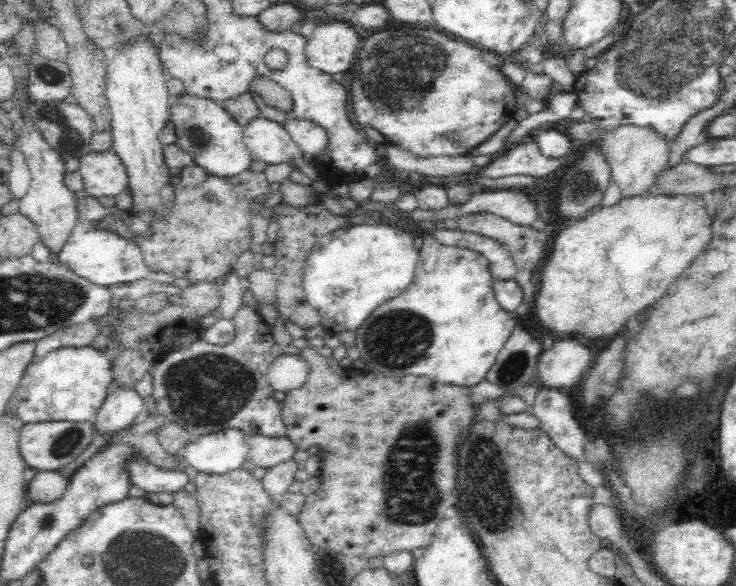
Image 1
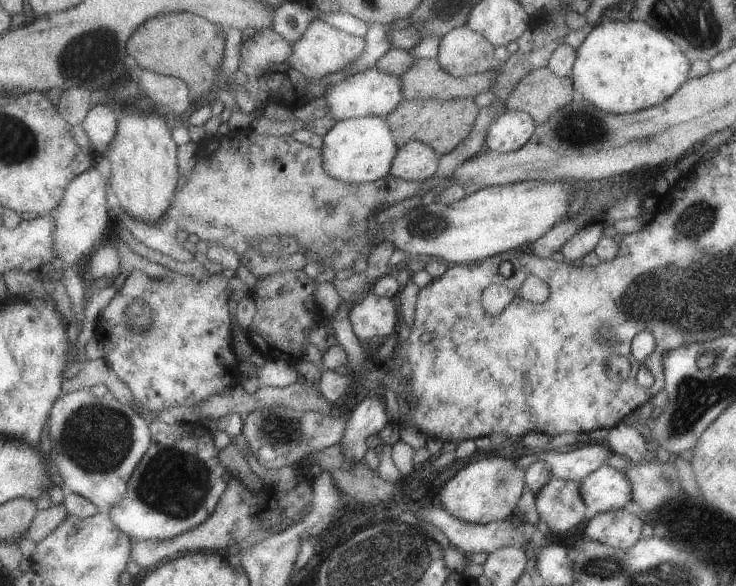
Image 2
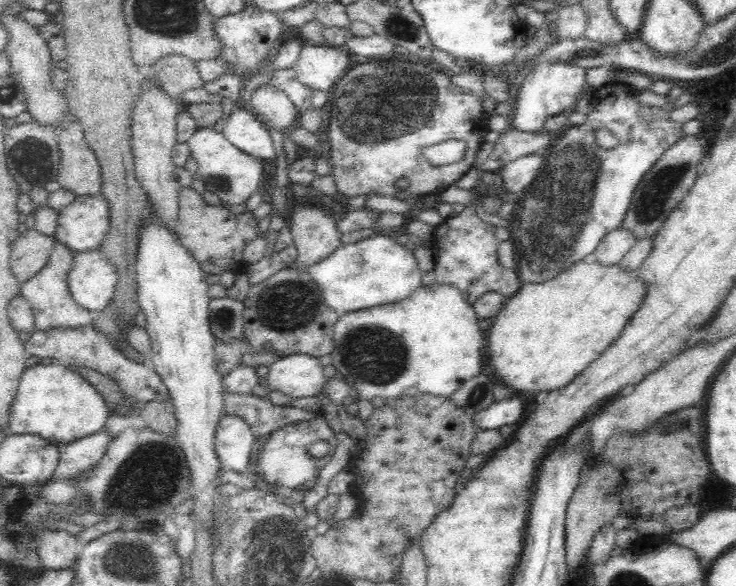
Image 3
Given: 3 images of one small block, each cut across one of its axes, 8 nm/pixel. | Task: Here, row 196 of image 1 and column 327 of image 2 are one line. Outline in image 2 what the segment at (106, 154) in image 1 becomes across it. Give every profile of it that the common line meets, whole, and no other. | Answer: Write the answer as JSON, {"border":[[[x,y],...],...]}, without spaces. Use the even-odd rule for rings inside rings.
{"border":[[[377,66],[368,68],[366,71],[355,72],[336,85],[333,84],[323,97],[328,104],[327,113],[329,110],[331,114],[328,119],[334,118],[337,122],[373,115],[386,117],[399,108],[405,99],[402,76],[381,70]]]}

